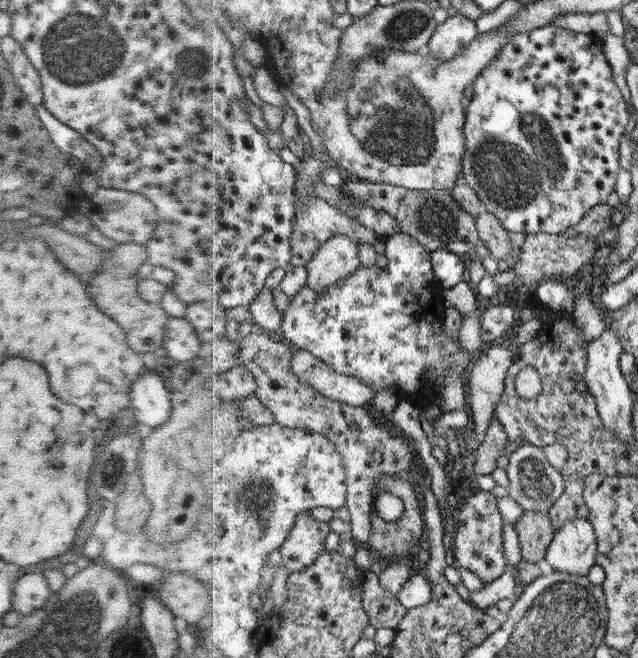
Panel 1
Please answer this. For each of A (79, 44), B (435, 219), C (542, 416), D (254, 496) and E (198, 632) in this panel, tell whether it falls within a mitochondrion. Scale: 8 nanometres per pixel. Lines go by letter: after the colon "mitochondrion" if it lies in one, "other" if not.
A: mitochondrion
B: mitochondrion
C: other
D: mitochondrion
E: other

